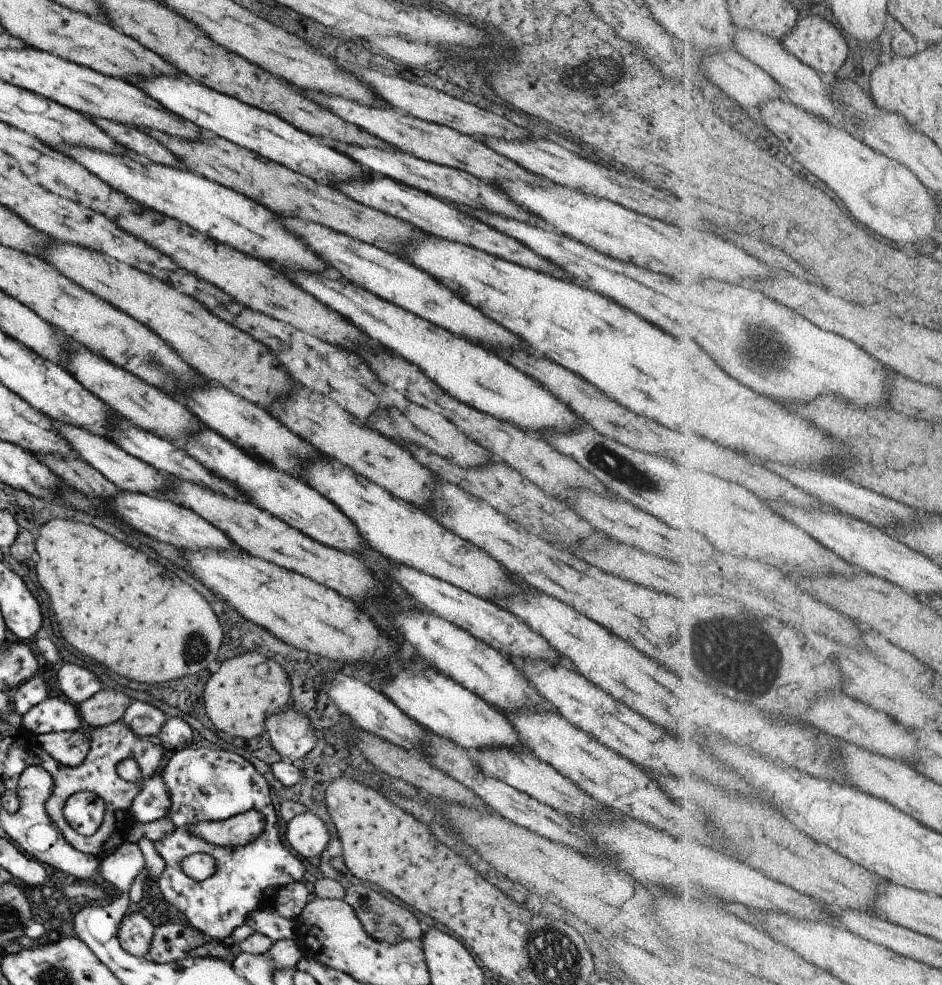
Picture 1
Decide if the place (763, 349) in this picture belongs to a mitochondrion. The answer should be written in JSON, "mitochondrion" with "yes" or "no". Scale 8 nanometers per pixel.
{"mitochondrion":"yes"}

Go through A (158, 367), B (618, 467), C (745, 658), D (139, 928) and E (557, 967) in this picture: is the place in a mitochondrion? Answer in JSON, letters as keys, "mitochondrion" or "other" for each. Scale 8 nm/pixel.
{"A":"mitochondrion","B":"mitochondrion","C":"mitochondrion","D":"other","E":"mitochondrion"}

